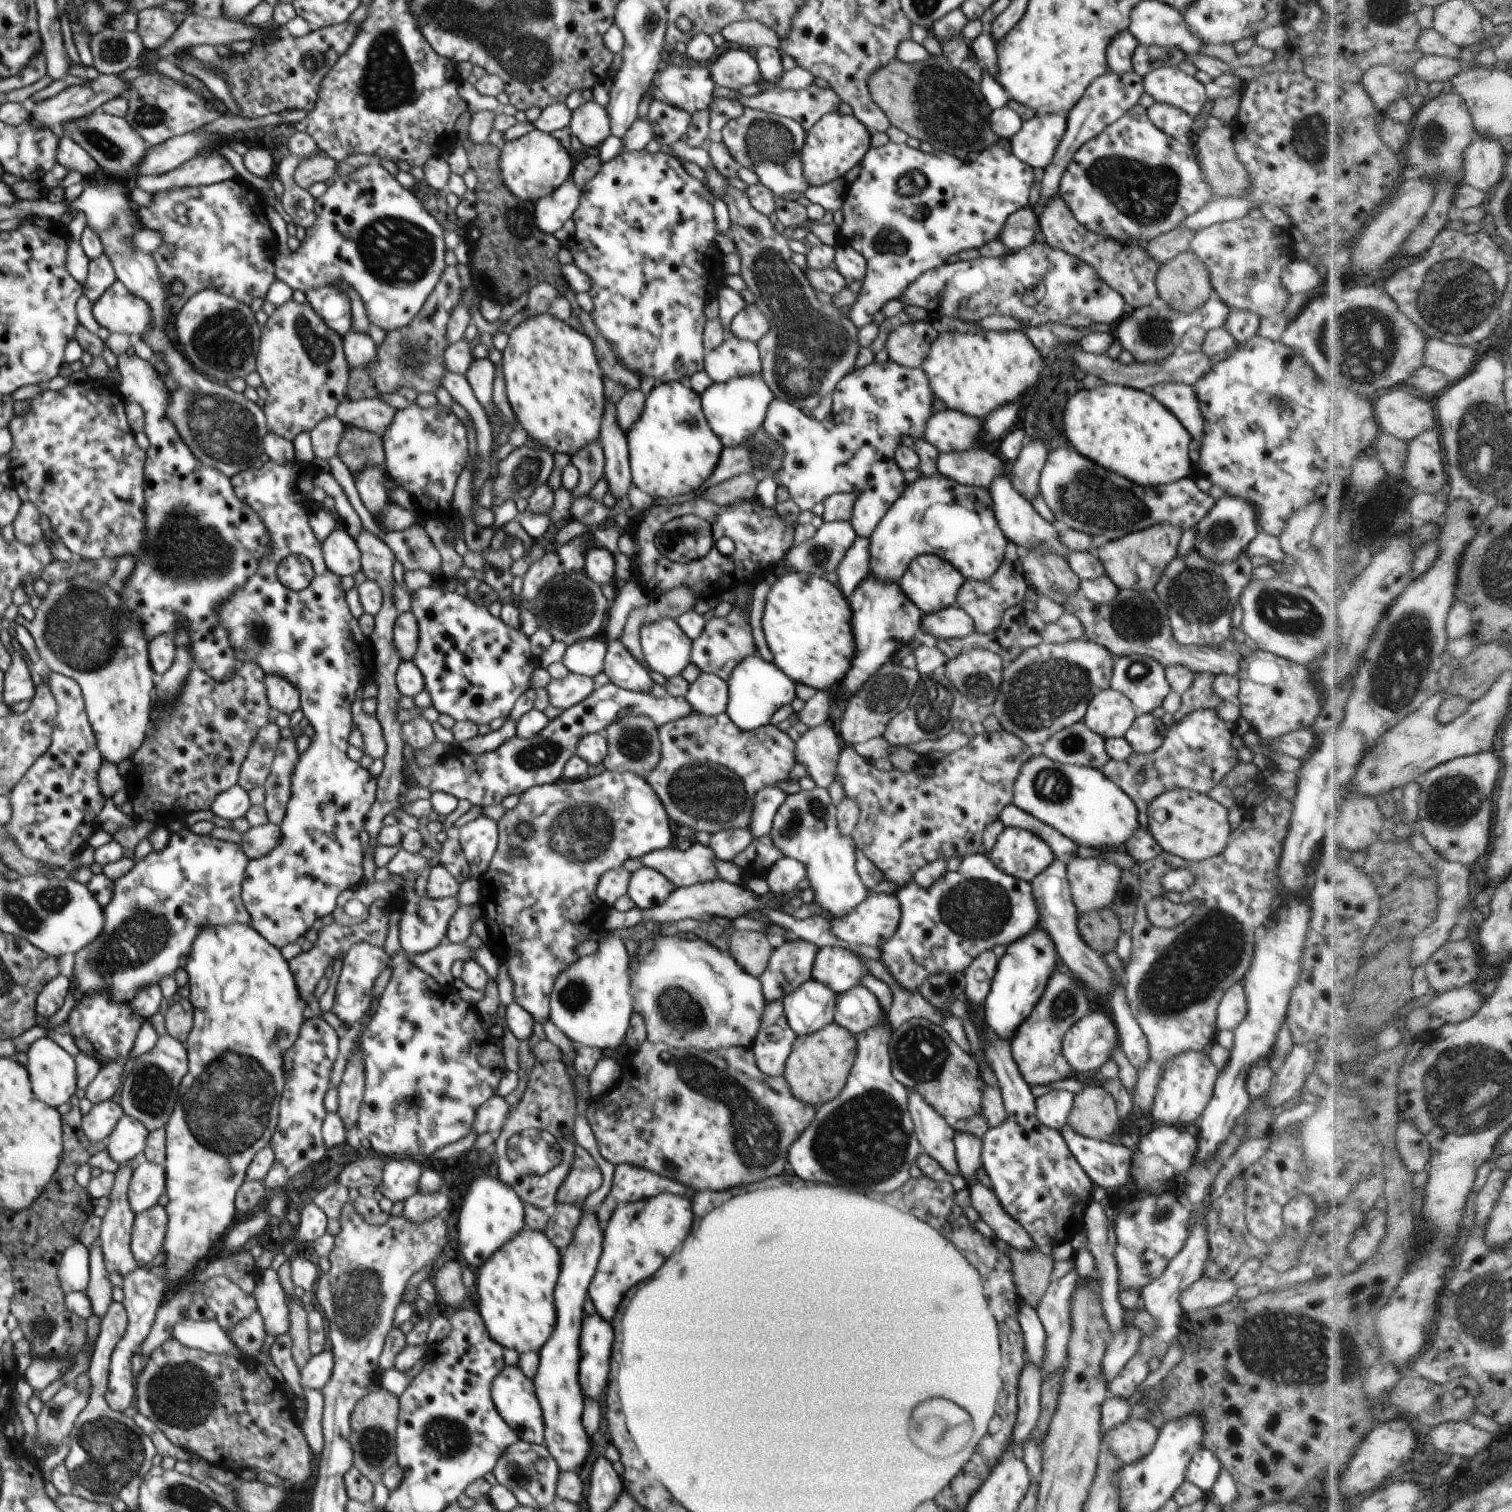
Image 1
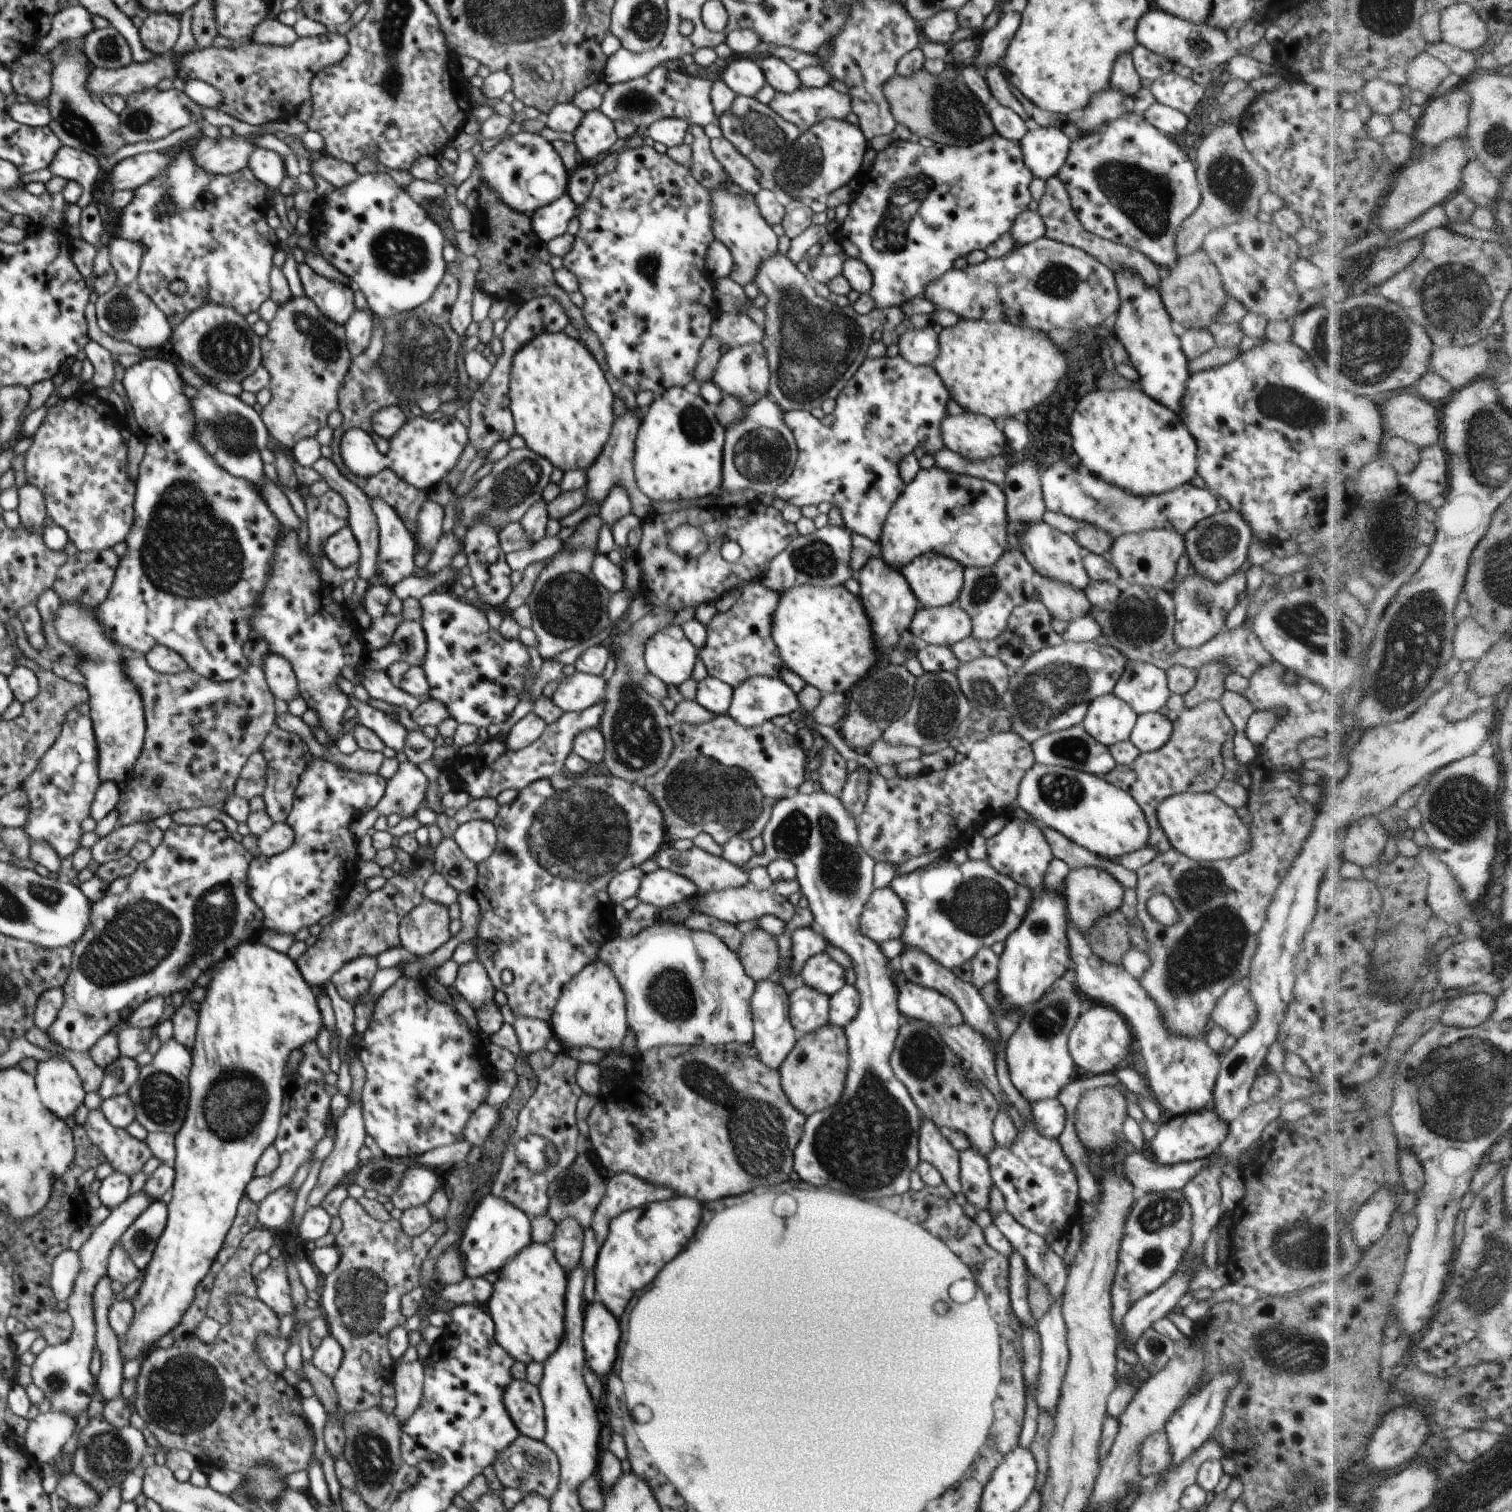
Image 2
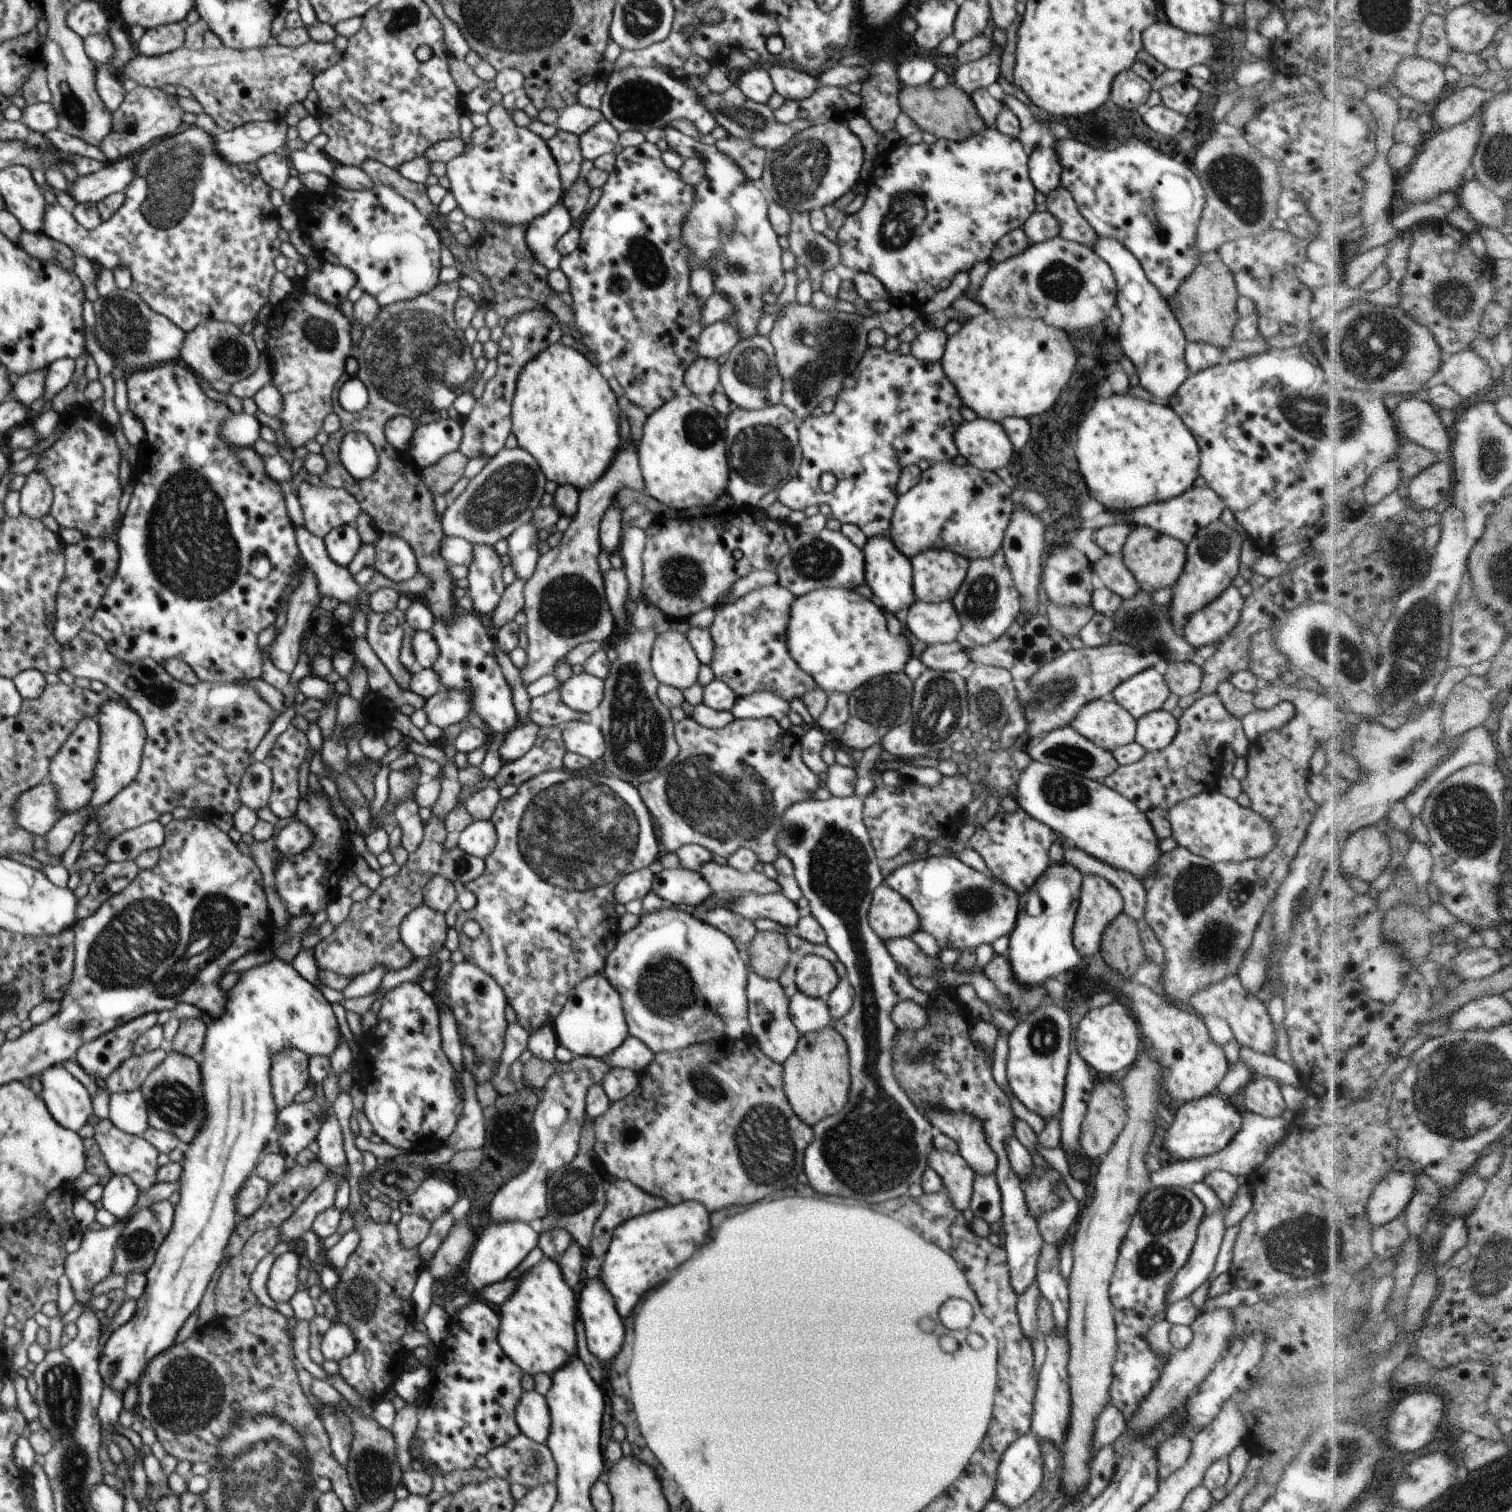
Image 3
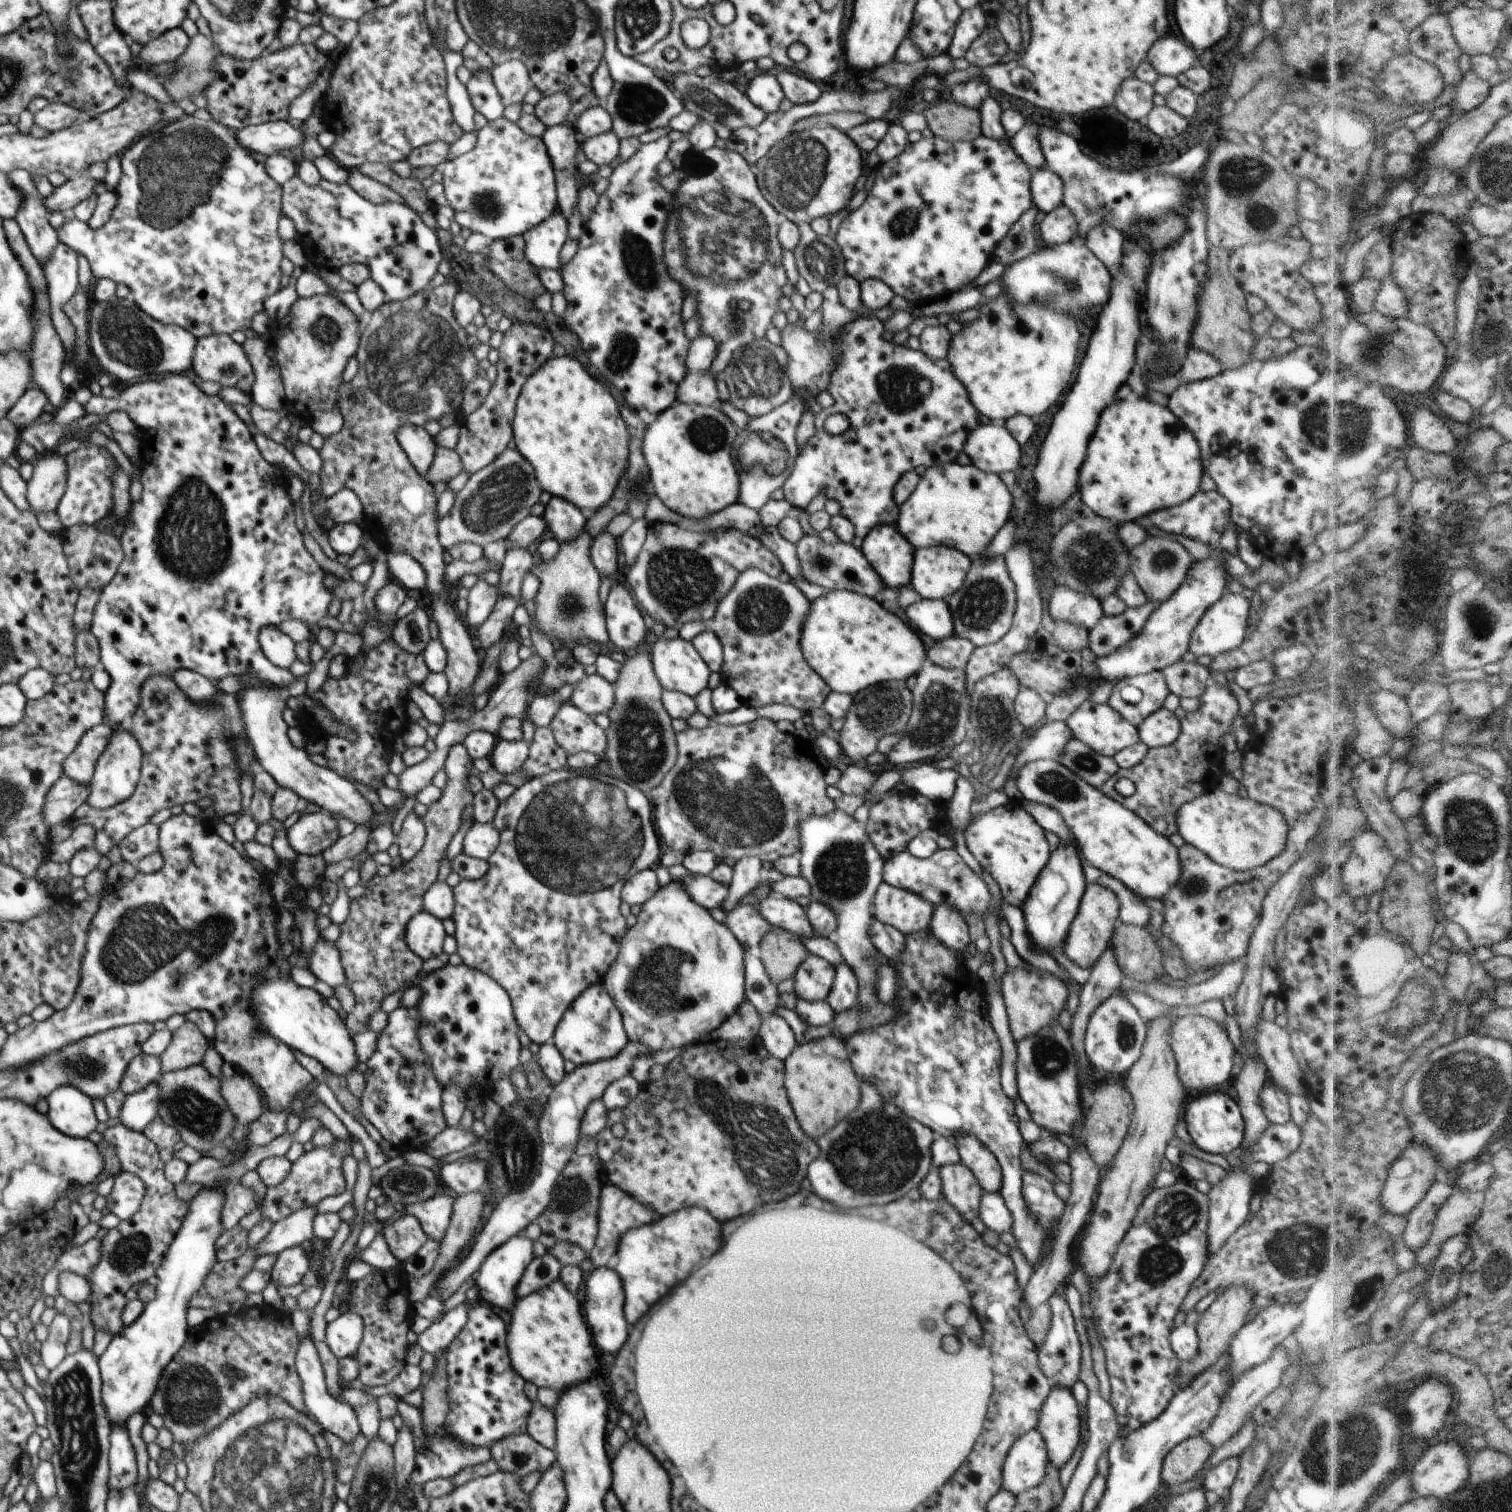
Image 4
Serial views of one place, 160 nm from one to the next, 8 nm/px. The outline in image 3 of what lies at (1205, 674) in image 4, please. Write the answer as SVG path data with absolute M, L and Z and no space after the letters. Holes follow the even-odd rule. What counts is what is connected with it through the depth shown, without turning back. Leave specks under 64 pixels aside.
M1168 661L1166 673L1163 675L1168 688L1179 697L1196 695L1199 691L1203 670L1201 663L1198 665L1192 661Z

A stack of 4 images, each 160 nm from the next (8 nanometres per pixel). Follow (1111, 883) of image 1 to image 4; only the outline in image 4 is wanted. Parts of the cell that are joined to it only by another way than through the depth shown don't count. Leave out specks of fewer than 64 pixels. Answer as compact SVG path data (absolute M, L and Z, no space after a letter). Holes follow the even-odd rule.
M1087 883L1078 914L1074 917L1062 944L1063 953L1076 966L1090 970L1110 946L1111 938L1119 922L1120 907L1119 898L1108 887Z

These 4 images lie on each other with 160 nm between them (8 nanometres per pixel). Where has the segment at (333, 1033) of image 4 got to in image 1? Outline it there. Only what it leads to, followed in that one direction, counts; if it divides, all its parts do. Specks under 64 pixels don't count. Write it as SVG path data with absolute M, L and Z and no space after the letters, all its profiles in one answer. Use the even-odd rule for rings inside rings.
M232 923L228 926L224 925L218 925L217 927L205 927L202 929L198 936L193 940L193 943L191 944L191 951L187 958L187 963L185 966L185 970L188 973L189 976L189 986L190 986L190 1002L193 1006L193 1027L190 1031L190 1034L188 1035L188 1038L186 1039L186 1042L184 1043L186 1050L187 1050L187 1059L189 1064L188 1072L184 1075L184 1078L181 1080L181 1086L180 1086L180 1096L176 1098L176 1106L174 1106L174 1110L172 1110L172 1114L170 1114L170 1118L168 1119L168 1122L165 1126L166 1136L165 1136L165 1145L166 1145L166 1160L165 1160L165 1173L166 1173L166 1194L168 1195L169 1202L165 1206L168 1222L167 1222L167 1229L165 1234L165 1239L162 1245L163 1251L166 1253L166 1261L163 1263L163 1266L165 1267L165 1282L166 1282L166 1296L169 1297L170 1295L174 1294L174 1292L178 1291L180 1287L182 1287L184 1284L187 1284L187 1282L194 1278L194 1272L196 1269L198 1269L198 1266L200 1264L205 1263L210 1257L214 1256L216 1249L218 1248L222 1238L225 1236L225 1233L228 1232L228 1228L232 1226L232 1222L234 1222L234 1212L236 1212L235 1207L235 1198L238 1192L238 1189L240 1186L242 1186L242 1183L245 1181L245 1174L247 1173L248 1165L253 1161L254 1155L259 1151L262 1150L265 1146L269 1145L269 1142L271 1140L272 1133L276 1130L277 1127L277 1120L279 1118L279 1105L280 1100L282 1097L282 1091L285 1085L285 1076L284 1076L284 1070L283 1070L283 1058L285 1055L285 1052L292 1048L295 1045L296 1039L299 1037L300 1029L302 1028L303 1022L306 1020L304 1018L304 1010L306 1010L306 1006L308 1005L308 1001L304 1000L299 993L294 975L292 974L292 971L289 967L289 962L286 961L282 954L280 953L280 949L276 948L275 946L272 946L271 942L268 942L265 938L262 938L261 934L258 934L254 928L251 927L250 924L245 925L242 923ZM224 1052L236 1052L236 1054L224 1054ZM220 1054L224 1054L222 1058L220 1058ZM216 1058L220 1058L220 1060L216 1060ZM216 1060L216 1062L214 1062ZM210 1062L214 1062L214 1064L210 1064ZM210 1064L210 1066L208 1066ZM208 1066L208 1068L206 1068ZM204 1072L204 1074L202 1074ZM202 1074L202 1076L200 1076ZM200 1076L200 1078L198 1078ZM198 1078L198 1080L196 1080ZM252 1146L252 1148L250 1148Z

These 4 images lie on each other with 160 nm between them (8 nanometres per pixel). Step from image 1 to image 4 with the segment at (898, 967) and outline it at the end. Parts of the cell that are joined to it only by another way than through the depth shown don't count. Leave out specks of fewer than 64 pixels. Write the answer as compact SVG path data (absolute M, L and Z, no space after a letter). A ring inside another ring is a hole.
M936 849L928 858L918 858L908 851L885 861L883 867L884 880L890 881L892 886L909 890L929 900L934 906L948 903L953 909L958 909L963 917L970 912L982 914L988 910L990 904L990 890L986 883L964 862L956 849Z

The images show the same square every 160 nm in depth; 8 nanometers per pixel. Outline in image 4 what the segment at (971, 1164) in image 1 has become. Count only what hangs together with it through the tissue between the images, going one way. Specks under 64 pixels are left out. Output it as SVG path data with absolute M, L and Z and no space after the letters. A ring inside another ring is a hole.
M983 1193L979 1204L979 1217L995 1233L1011 1232L1013 1218L1000 1193Z

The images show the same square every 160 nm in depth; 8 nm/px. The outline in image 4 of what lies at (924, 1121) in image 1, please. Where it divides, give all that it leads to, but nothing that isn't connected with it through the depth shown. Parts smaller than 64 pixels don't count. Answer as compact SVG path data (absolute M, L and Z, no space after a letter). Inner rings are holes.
M961 1162L939 1168L943 1198L970 1224L979 1217L979 1204L984 1193L978 1179Z

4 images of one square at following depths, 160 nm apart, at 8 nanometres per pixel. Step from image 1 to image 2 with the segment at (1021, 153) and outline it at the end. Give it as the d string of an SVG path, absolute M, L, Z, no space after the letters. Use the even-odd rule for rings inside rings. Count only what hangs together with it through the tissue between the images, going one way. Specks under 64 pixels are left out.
M1041 127L1028 129L1019 140L1024 164L1036 178L1047 181L1056 177L1066 160L1071 134L1065 129Z

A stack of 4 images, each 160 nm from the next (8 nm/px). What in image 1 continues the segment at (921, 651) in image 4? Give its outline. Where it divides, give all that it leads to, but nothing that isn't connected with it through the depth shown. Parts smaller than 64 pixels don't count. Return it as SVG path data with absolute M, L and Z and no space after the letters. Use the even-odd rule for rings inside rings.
M787 573L771 579L762 626L774 664L795 683L826 691L845 679L855 657L849 599L825 578Z

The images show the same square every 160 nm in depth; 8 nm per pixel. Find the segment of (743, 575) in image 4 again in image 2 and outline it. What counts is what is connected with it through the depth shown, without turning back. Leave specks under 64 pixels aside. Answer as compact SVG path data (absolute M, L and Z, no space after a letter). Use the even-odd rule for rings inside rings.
M760 582L752 583L744 587L740 598L730 610L714 615L706 626L706 644L698 651L711 677L720 679L733 689L752 677L780 678L780 670L786 666L774 639L771 638L771 622L779 600L778 592Z

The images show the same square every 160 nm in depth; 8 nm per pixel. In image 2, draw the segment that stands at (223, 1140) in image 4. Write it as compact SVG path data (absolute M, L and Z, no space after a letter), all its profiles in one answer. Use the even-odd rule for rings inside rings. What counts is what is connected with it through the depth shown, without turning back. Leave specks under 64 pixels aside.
M173 1038L166 1041L153 1055L153 1060L141 1066L139 1079L129 1090L135 1106L135 1120L147 1132L172 1133L175 1135L184 1124L189 1105L189 1074L192 1068L191 1051Z

